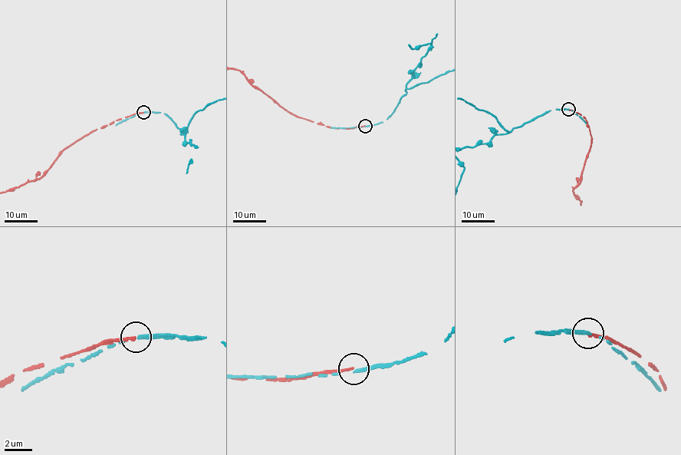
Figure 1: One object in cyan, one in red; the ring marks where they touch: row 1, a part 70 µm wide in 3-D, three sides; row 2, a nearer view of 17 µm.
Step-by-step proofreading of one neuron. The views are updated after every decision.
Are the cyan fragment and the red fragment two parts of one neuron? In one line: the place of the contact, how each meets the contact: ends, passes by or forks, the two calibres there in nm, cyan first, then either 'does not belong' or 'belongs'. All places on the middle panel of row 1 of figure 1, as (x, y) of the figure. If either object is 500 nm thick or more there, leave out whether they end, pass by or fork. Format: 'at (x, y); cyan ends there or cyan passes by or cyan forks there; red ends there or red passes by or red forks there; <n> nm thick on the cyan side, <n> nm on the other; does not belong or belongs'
at (365, 126); cyan passes by; red ends there; 180 nm thick on the cyan side, 190 nm on the other; does not belong

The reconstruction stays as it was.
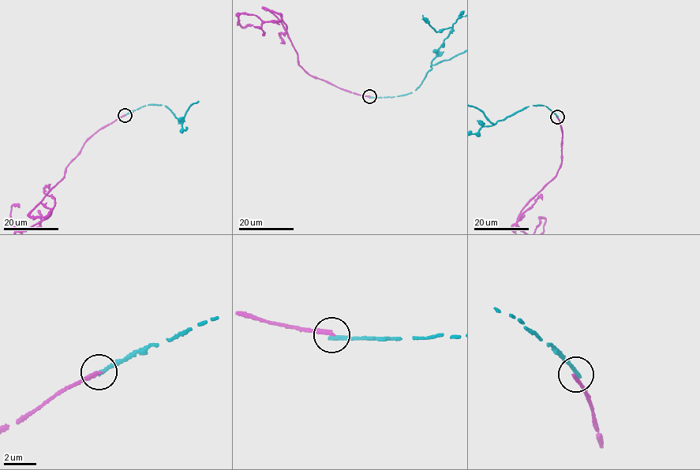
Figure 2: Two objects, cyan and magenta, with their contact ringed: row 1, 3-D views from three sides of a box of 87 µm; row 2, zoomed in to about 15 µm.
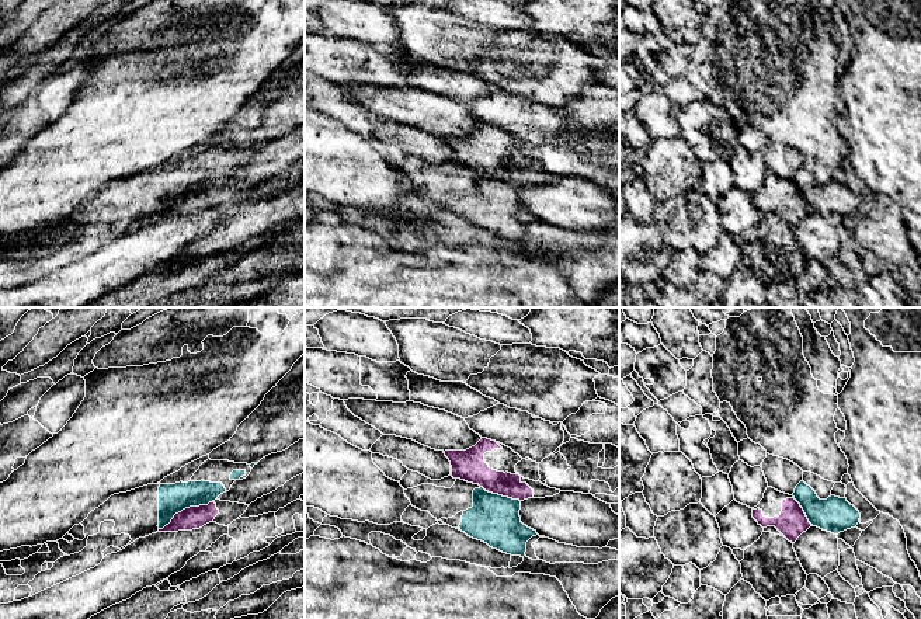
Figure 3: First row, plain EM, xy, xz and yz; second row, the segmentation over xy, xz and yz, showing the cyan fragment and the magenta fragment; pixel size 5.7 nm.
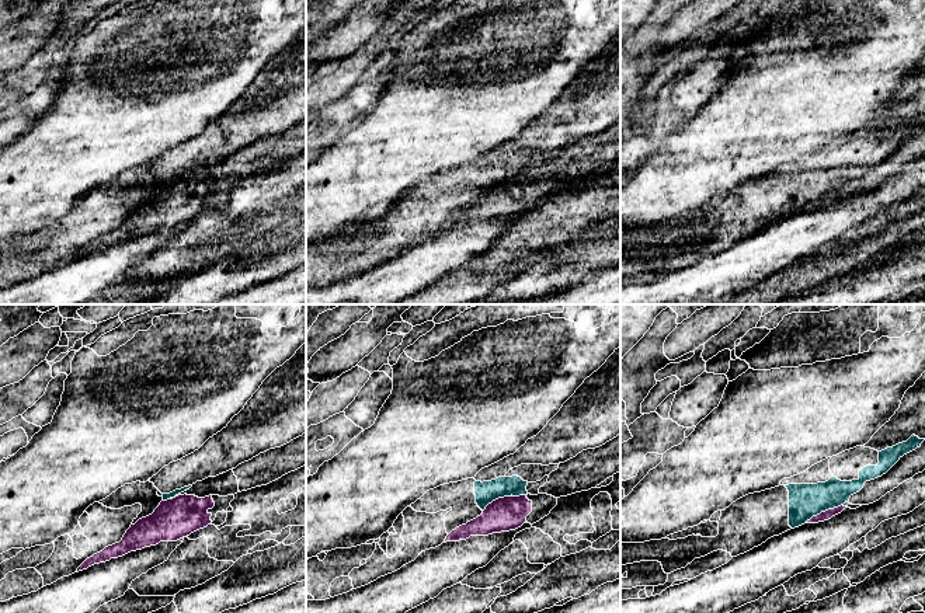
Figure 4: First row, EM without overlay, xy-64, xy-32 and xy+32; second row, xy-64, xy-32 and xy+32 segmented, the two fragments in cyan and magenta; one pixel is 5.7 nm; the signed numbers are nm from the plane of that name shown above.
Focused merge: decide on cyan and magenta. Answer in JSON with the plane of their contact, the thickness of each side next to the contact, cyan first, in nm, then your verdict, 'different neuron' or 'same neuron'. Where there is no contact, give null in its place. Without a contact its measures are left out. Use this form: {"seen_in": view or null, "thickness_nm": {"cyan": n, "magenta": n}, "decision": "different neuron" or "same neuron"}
{"seen_in": "xy", "thickness_nm": {"cyan": 170, "magenta": 130}, "decision": "different neuron"}

